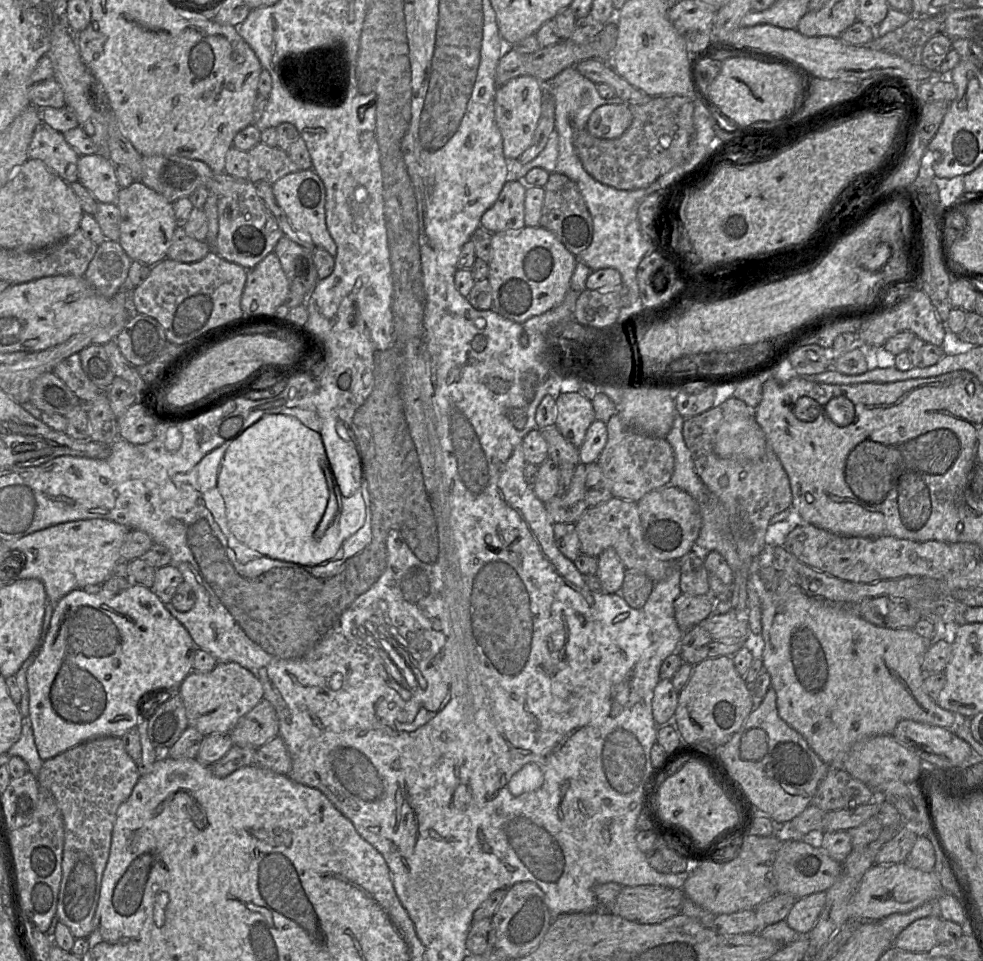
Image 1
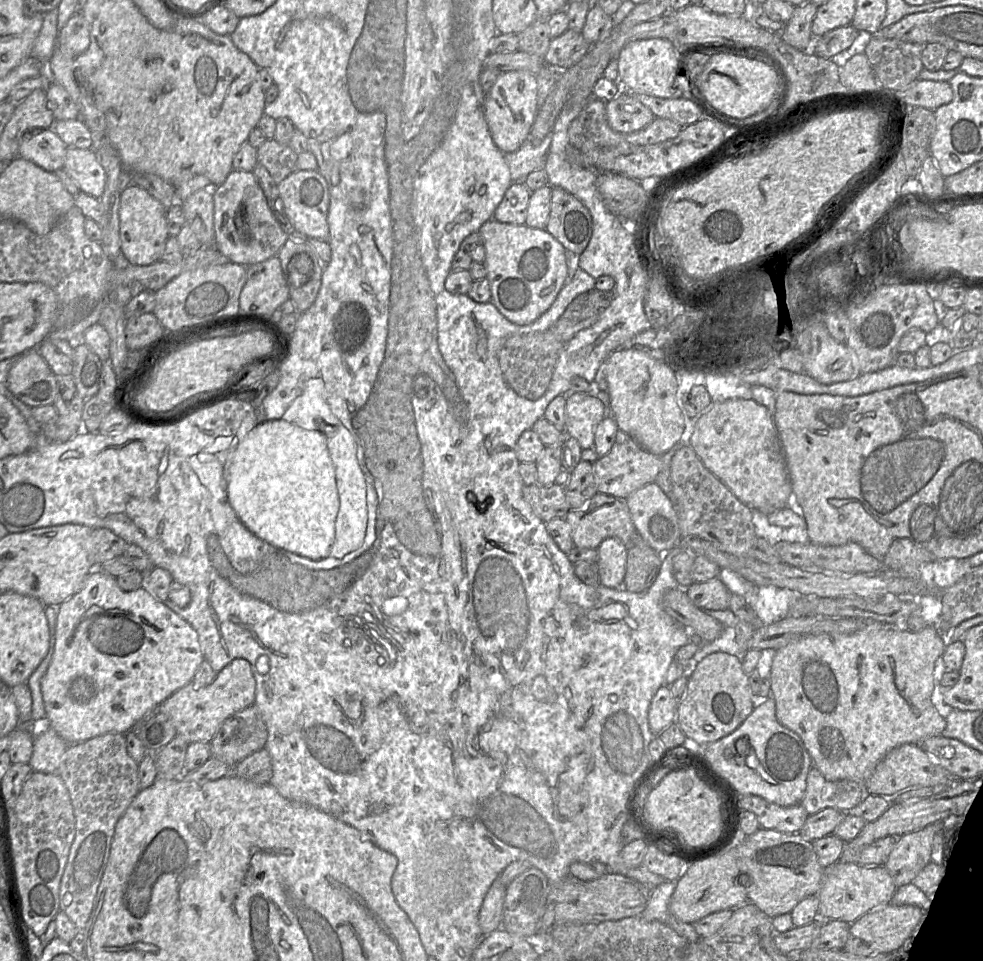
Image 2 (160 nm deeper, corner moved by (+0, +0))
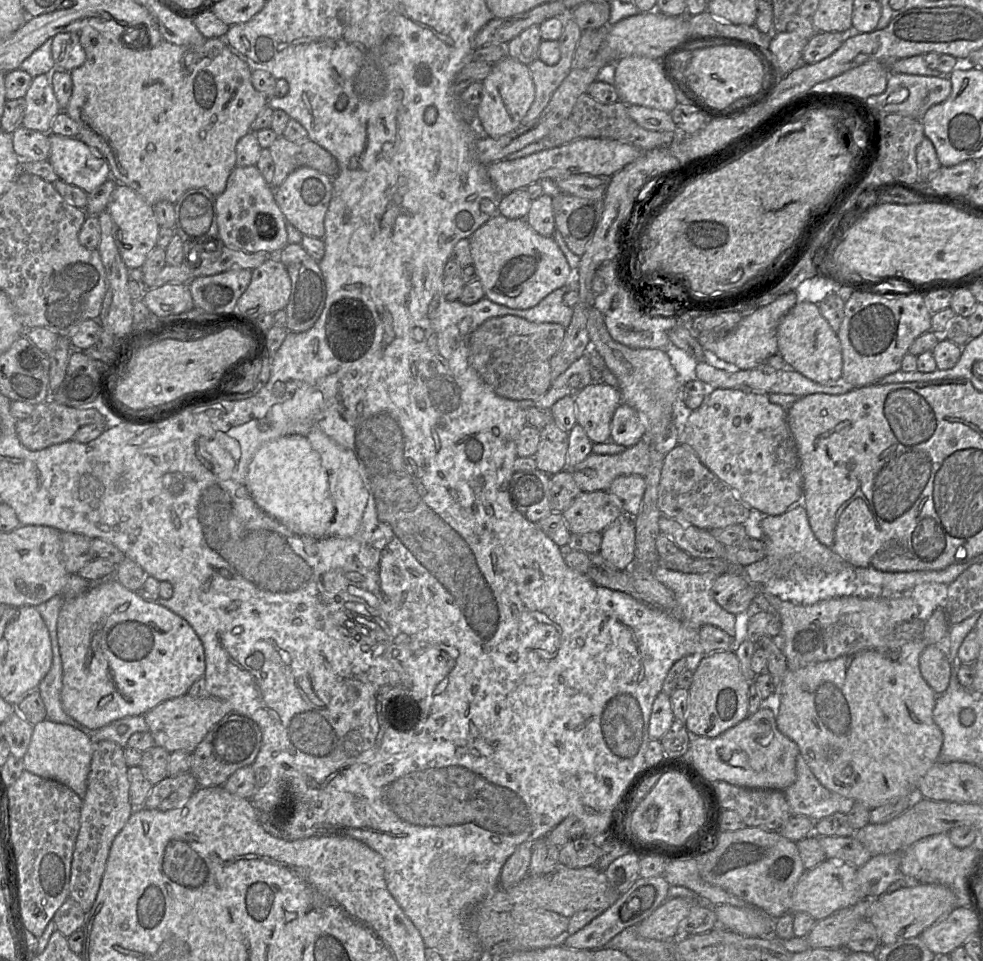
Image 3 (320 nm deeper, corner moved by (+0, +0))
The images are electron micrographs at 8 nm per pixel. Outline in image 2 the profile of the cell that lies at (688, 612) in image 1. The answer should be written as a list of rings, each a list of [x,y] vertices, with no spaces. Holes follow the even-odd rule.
[[[719,577],[692,582],[685,588],[685,591],[690,601],[702,610],[718,610],[729,607],[731,592]]]

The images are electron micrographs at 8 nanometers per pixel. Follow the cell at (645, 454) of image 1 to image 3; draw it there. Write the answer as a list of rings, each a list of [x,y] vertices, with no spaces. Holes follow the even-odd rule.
[[[646,439],[640,440],[633,446],[626,448],[618,454],[594,454],[590,453],[585,460],[573,467],[566,467],[569,470],[580,489],[584,492],[592,492],[598,490],[608,490],[615,478],[621,475],[640,475],[645,477],[650,466],[650,444]]]

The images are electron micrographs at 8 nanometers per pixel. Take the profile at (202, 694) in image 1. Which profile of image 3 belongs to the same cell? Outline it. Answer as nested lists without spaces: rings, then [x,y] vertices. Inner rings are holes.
[[[185,694],[160,703],[144,714],[144,718],[155,745],[165,748],[170,753],[192,753],[212,727],[231,712],[230,705],[219,698],[193,698]]]

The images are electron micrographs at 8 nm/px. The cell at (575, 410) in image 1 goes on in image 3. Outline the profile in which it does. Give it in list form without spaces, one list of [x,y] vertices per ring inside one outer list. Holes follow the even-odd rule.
[[[592,382],[574,392],[577,423],[583,427],[592,443],[611,439],[611,421],[621,404],[617,387],[603,382]]]

